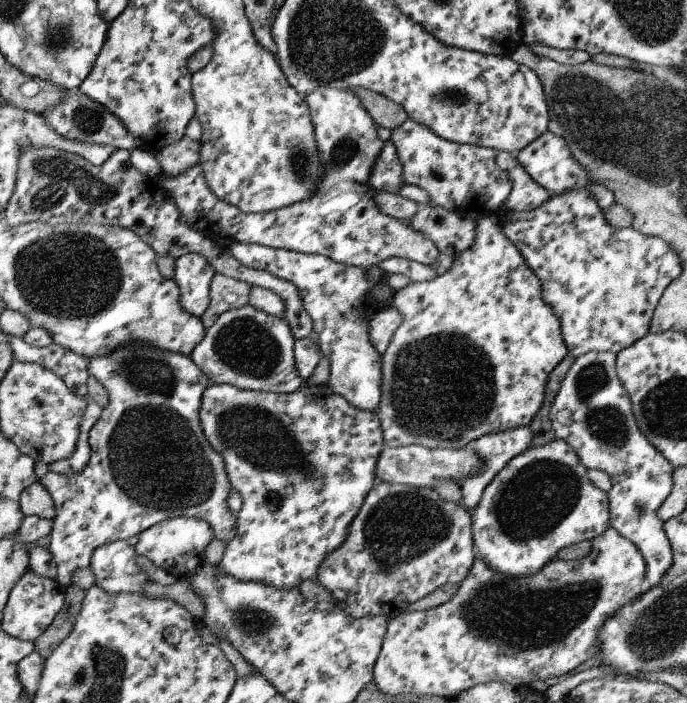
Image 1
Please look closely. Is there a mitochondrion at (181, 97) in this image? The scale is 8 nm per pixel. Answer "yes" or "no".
no

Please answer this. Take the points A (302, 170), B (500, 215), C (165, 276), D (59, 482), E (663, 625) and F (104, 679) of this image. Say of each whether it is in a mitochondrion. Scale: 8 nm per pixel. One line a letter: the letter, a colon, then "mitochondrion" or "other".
A: mitochondrion
B: other
C: other
D: other
E: mitochondrion
F: mitochondrion

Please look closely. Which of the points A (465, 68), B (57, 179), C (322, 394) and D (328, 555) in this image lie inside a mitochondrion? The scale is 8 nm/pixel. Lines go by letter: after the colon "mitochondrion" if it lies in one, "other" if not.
A: other
B: mitochondrion
C: other
D: other

